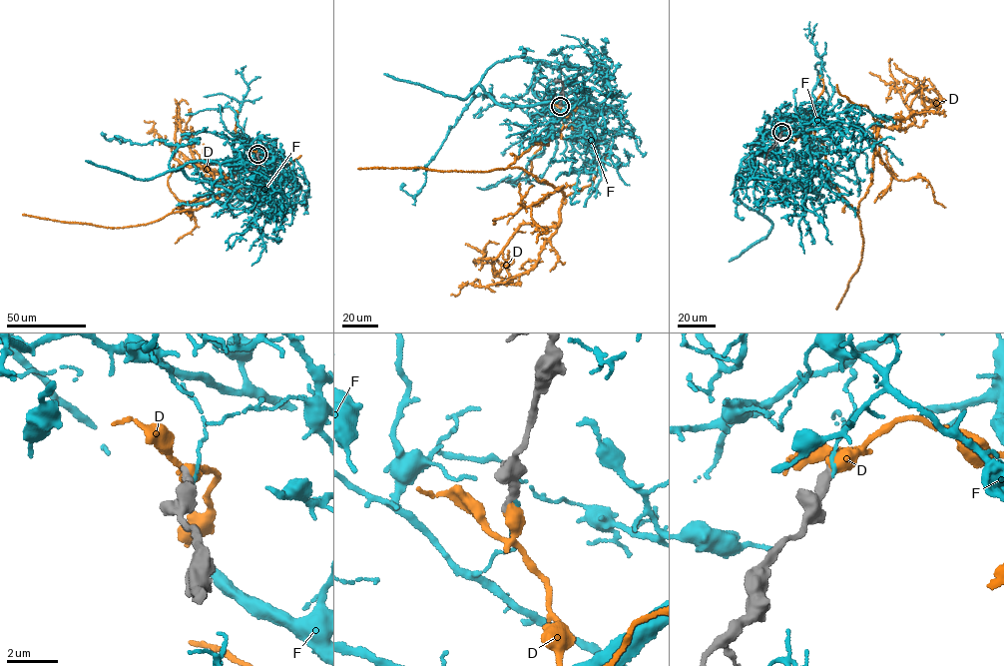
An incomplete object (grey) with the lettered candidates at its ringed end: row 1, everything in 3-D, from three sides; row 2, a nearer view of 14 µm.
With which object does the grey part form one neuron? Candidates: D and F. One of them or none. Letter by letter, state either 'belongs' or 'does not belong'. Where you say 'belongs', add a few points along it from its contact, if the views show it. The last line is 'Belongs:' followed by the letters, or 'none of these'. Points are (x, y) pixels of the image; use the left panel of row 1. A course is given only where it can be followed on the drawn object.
D: does not belong
F: does not belong
Belongs: none of these

